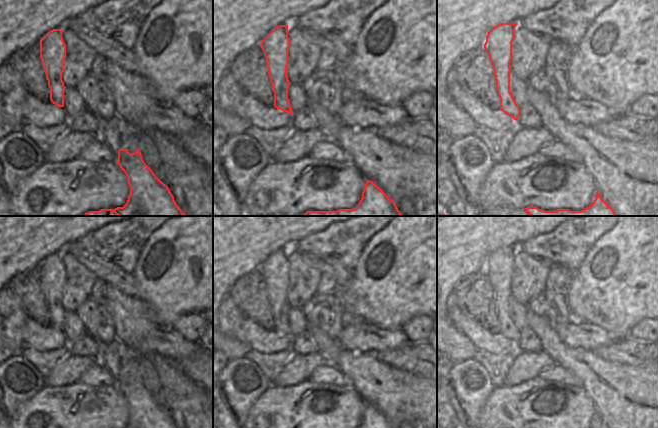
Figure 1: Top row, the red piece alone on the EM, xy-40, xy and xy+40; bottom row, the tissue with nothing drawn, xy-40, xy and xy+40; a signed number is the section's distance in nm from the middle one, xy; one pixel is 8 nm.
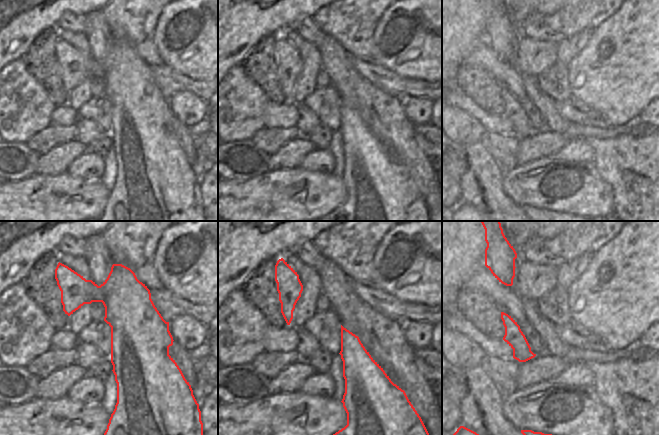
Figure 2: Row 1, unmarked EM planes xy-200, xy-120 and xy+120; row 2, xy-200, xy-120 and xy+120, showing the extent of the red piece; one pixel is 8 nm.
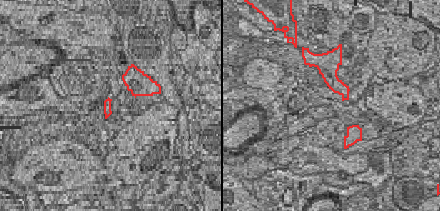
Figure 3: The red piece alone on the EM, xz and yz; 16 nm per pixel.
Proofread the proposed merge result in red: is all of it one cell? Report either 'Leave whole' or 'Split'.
Leave whole.

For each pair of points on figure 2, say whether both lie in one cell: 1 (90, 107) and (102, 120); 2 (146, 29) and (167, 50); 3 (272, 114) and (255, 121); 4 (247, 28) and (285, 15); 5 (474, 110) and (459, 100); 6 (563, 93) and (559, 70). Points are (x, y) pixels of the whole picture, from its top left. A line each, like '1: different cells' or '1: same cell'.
1: same cell
2: different cells
3: different cells
4: same cell
5: same cell
6: same cell

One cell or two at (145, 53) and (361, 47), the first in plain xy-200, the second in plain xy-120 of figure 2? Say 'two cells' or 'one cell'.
one cell

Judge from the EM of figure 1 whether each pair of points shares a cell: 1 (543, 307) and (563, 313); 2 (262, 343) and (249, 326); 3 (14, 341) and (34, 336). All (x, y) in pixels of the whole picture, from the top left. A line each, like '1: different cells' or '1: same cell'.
1: same cell
2: same cell
3: different cells

